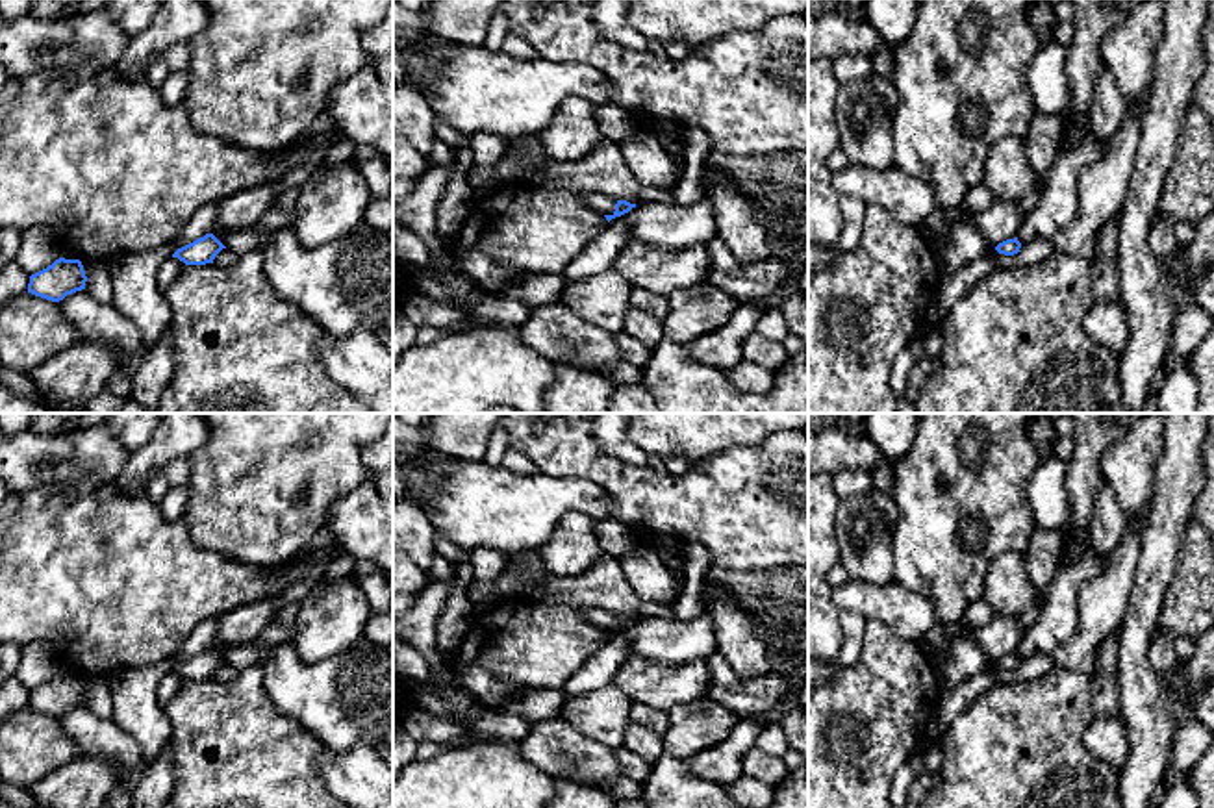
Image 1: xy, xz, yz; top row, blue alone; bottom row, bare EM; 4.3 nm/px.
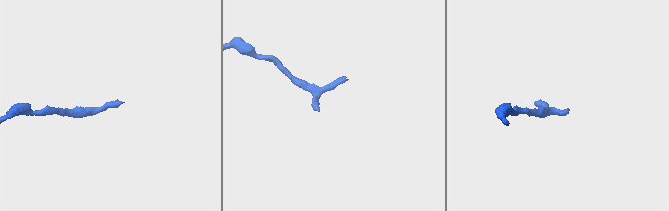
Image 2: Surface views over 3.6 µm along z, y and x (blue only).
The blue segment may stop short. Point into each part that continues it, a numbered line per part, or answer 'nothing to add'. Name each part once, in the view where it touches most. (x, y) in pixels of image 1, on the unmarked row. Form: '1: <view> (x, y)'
nothing to add

